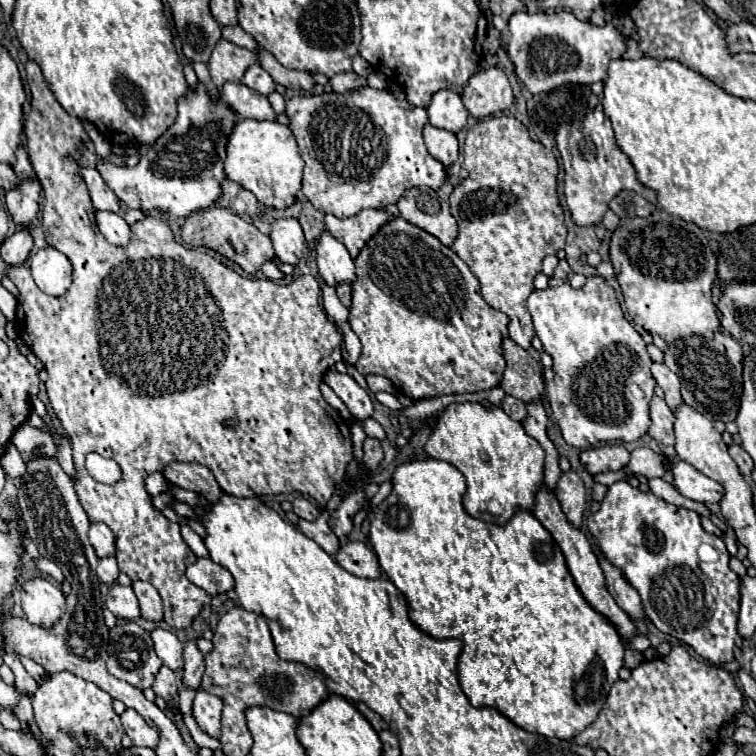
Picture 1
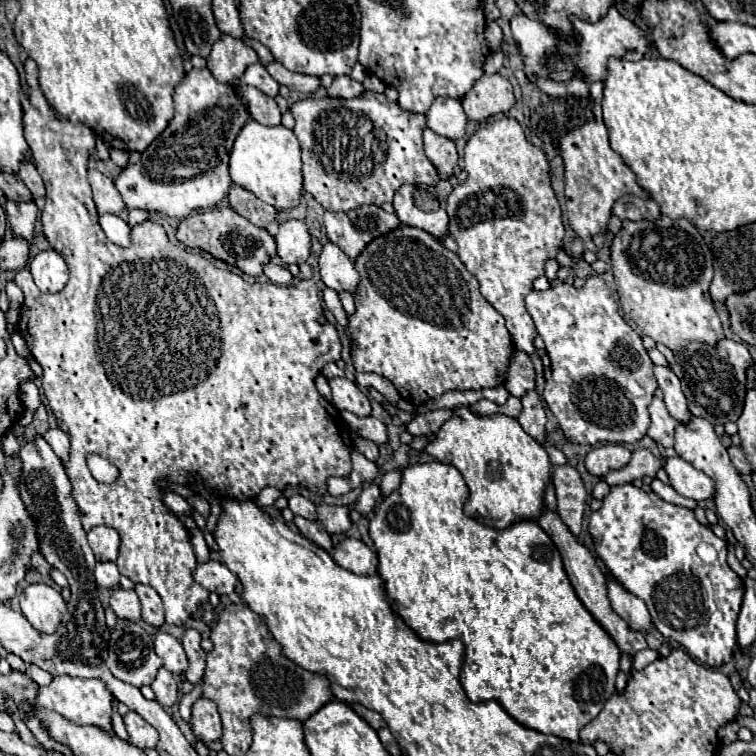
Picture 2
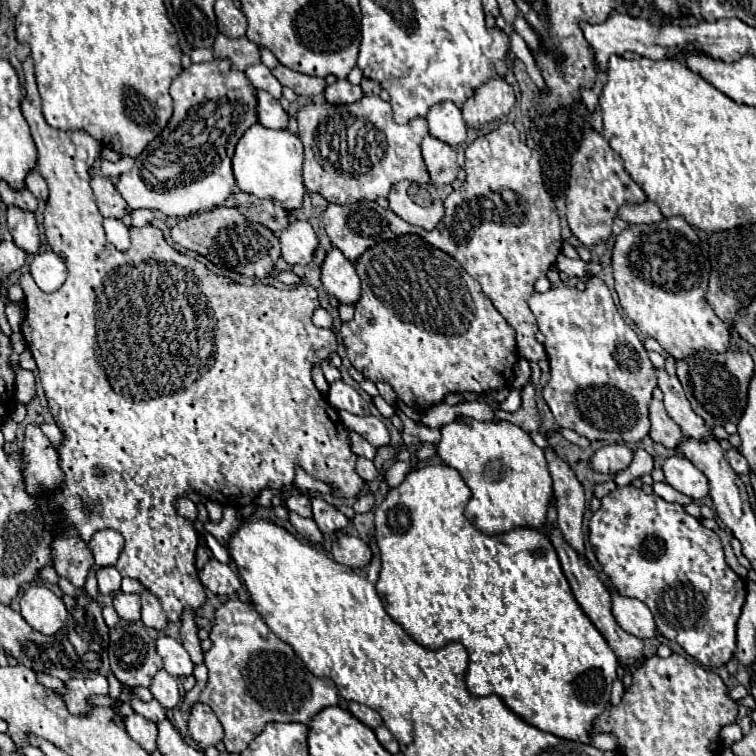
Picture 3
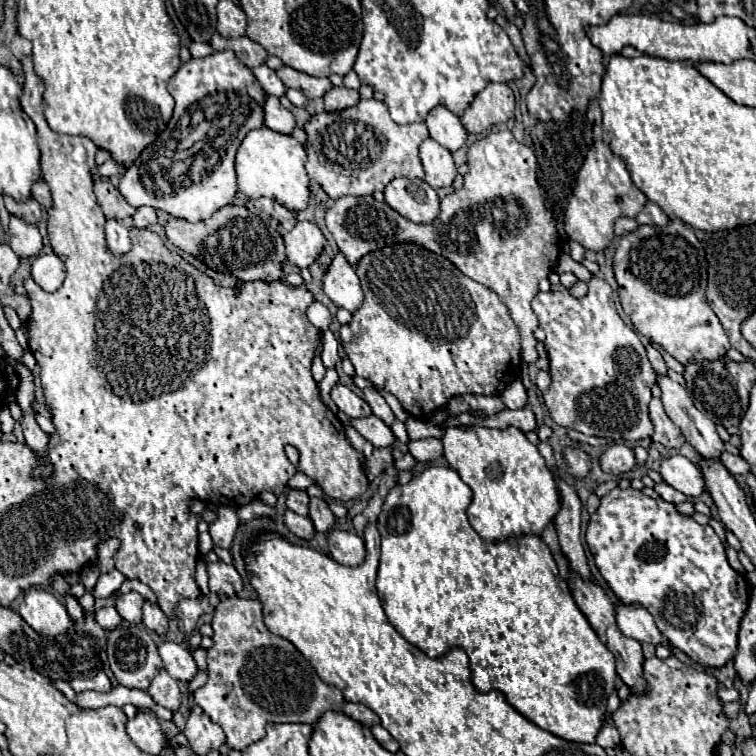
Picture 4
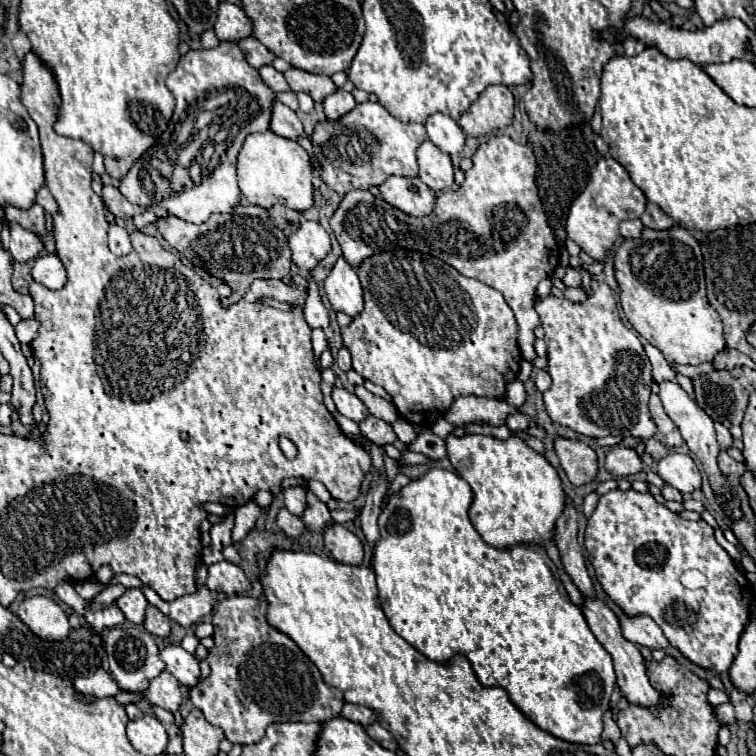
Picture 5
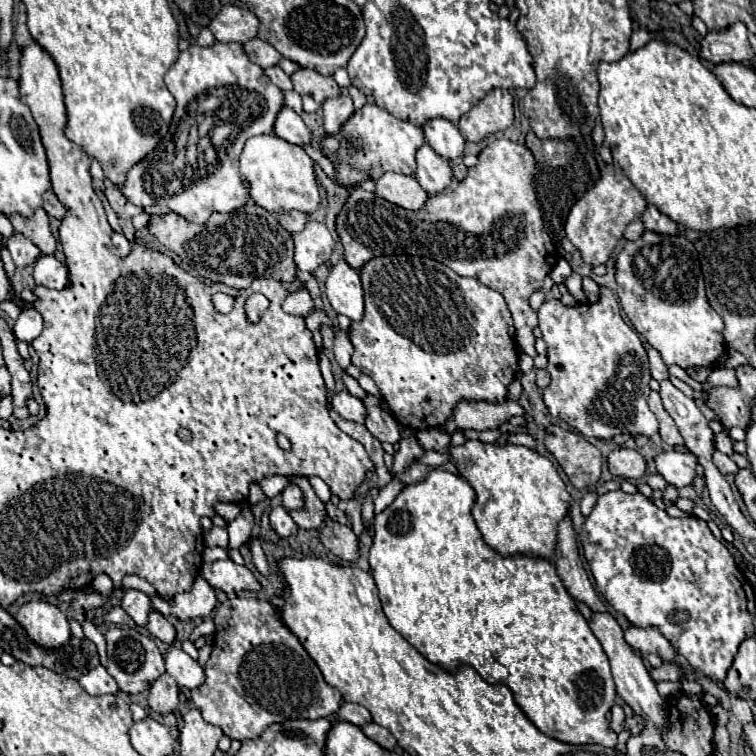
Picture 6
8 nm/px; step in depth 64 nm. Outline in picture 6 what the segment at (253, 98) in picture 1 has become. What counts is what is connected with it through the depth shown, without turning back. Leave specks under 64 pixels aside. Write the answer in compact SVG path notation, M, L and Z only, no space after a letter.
M284 106L274 122L274 134L280 136L282 140L290 142L290 144L298 144L304 146L310 142L310 132L306 128L306 124L302 122L302 118L288 106Z

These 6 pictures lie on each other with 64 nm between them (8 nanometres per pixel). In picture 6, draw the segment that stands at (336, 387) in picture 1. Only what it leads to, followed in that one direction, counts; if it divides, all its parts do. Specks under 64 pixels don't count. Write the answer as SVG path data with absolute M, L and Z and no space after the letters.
M342 390L342 392L336 392L330 400L332 408L342 416L342 418L348 418L352 422L358 422L358 424L364 424L364 418L366 418L366 406L362 400L358 400L356 396L352 396L348 390Z

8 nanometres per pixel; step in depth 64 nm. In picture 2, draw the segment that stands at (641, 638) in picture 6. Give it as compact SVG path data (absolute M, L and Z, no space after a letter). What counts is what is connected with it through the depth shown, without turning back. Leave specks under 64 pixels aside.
M608 574L606 578L608 578L608 596L612 600L612 608L616 608L616 612L620 612L620 616L624 616L628 624L632 624L632 628L640 632L646 630L650 626L650 614L644 600L628 592L612 574Z

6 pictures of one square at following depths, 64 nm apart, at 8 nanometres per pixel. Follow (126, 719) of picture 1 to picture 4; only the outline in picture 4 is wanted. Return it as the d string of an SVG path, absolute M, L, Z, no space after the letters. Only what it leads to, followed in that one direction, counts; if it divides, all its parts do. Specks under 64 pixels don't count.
M138 712L130 718L126 722L126 732L146 754L160 754L164 748L164 732L152 712Z

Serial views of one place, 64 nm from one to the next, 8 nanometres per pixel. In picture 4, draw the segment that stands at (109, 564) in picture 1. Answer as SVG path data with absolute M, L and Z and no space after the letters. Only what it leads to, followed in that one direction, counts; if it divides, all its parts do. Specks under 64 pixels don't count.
M112 570L108 574L100 574L98 578L98 584L94 588L94 596L96 598L106 598L106 596L112 596L124 582L124 576L118 572L118 570Z

